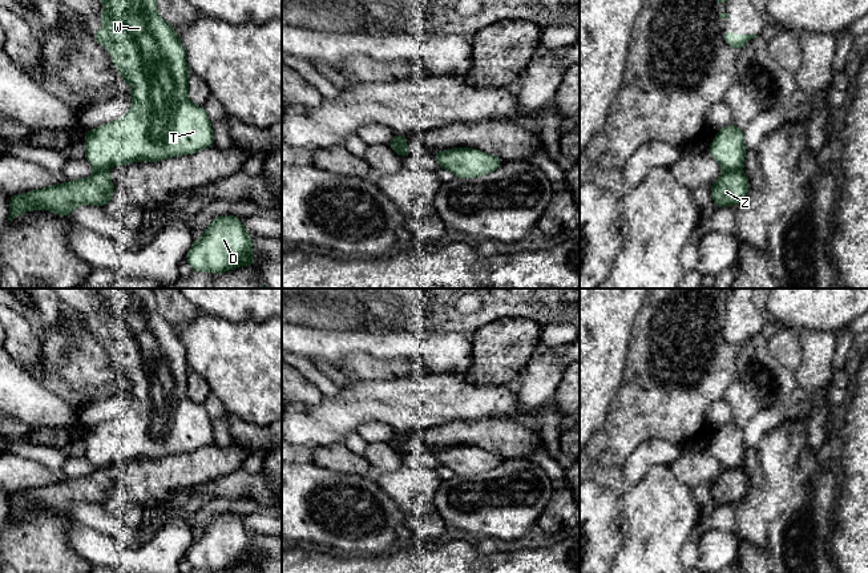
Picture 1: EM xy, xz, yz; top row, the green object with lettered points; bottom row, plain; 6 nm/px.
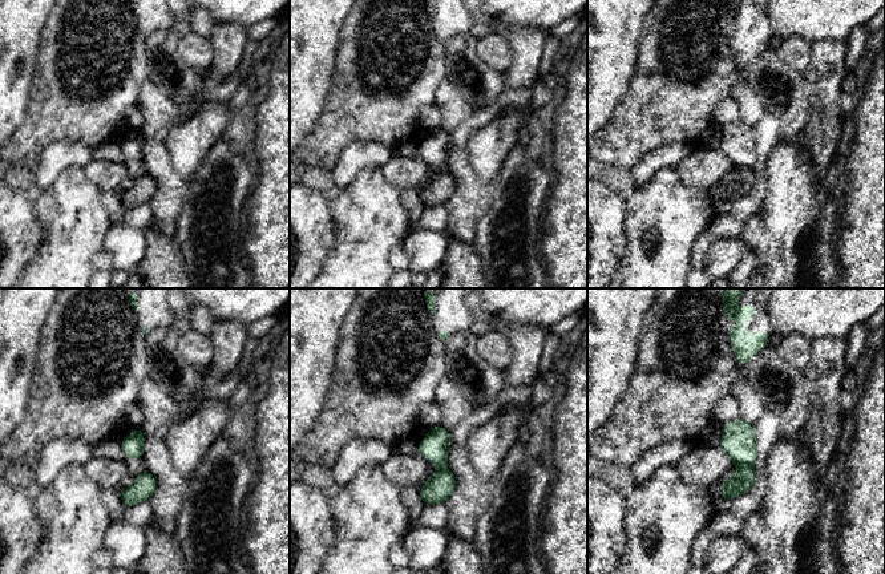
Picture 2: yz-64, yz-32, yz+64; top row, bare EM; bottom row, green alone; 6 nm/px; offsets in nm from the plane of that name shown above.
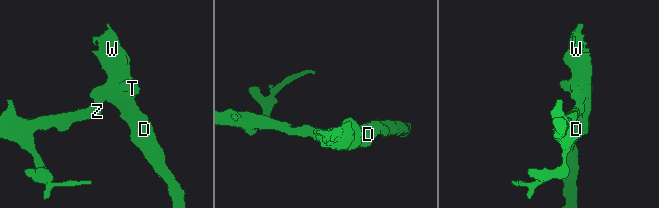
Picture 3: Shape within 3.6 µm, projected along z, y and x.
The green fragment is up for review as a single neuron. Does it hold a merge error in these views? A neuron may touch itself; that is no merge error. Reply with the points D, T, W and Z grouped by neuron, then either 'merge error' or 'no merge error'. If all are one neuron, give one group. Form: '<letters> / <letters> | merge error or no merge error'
D T W / Z | merge error

